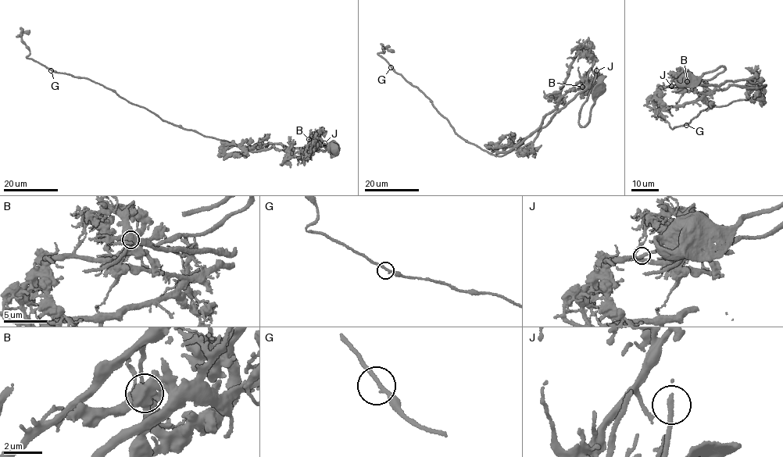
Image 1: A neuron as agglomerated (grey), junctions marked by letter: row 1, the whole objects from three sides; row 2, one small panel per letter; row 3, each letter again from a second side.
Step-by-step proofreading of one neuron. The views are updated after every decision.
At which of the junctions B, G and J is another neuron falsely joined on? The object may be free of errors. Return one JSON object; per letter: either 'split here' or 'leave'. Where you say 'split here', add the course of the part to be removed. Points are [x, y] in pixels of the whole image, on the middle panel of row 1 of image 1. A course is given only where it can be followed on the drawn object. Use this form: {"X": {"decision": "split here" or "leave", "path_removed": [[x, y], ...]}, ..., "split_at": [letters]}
{"B": {"decision": "split here", "path_removed": [[582, 87], [594, 87], [558, 109], [534, 140], [495, 155], [456, 133], [378, 54], [394, 52]]}, "G": {"decision": "leave"}, "J": {"decision": "leave"}, "split_at": ["B"]}

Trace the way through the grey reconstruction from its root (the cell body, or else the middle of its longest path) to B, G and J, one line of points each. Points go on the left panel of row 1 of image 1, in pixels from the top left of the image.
B: (333, 148), (337, 149), (315, 148), (318, 151), (324, 151), (325, 145), (319, 142), (310, 144), (309, 139)
G: (333, 148), (318, 151), (326, 149), (319, 142), (241, 148), (166, 121), (87, 78), (51, 70)
J: (333, 148), (337, 149), (334, 151), (323, 146), (316, 149), (324, 151), (323, 144)

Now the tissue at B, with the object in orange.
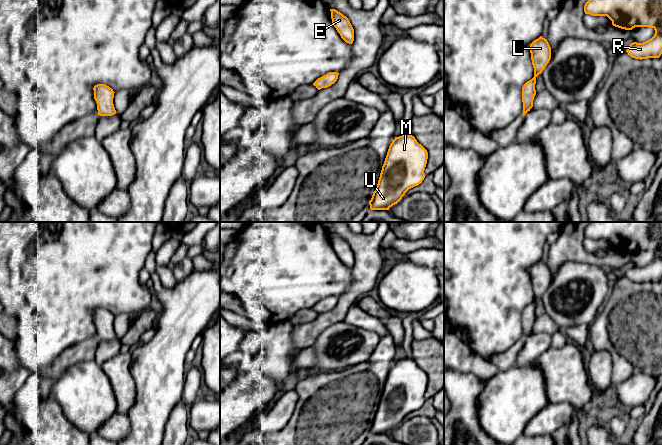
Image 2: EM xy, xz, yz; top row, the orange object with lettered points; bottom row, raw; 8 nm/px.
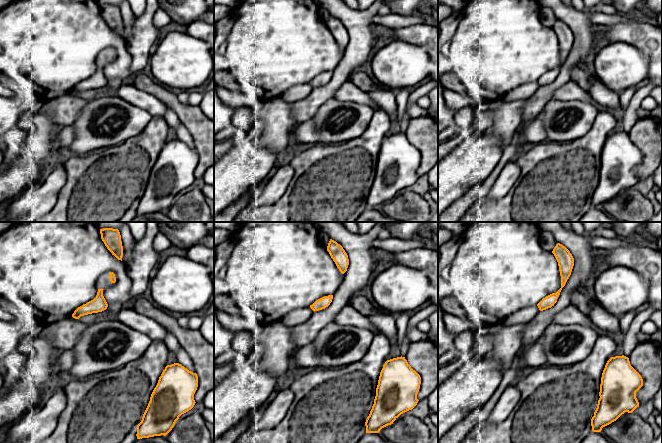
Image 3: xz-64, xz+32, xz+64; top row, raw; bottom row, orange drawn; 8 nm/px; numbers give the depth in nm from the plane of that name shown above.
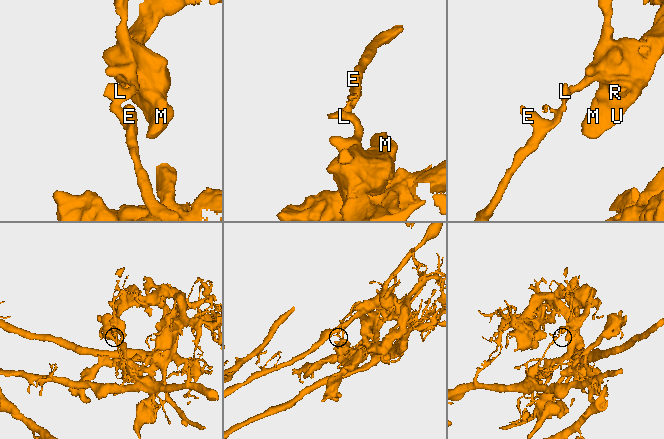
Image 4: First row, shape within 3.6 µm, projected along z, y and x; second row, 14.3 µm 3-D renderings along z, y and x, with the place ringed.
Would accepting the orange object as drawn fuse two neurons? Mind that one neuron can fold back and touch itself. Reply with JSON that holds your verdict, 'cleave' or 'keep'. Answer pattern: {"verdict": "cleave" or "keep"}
{"verdict": "cleave"}

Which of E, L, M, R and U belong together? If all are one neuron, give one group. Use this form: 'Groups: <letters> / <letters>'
Groups: E / L M R U

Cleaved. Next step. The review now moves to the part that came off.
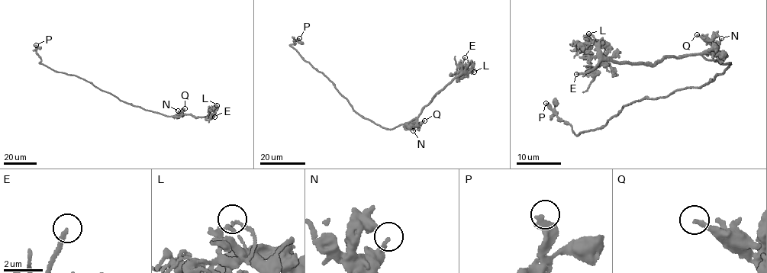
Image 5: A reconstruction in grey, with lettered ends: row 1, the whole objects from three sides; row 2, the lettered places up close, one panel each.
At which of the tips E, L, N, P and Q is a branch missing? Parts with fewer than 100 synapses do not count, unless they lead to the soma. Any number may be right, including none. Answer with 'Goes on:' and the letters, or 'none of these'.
Goes on: E

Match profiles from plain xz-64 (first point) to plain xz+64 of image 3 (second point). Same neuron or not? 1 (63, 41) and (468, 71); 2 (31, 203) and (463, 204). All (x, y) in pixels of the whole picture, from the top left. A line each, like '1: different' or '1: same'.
1: same
2: different

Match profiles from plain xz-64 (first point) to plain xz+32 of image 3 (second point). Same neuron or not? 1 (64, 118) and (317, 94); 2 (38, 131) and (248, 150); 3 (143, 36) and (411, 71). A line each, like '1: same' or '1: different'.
1: same
2: different
3: different

